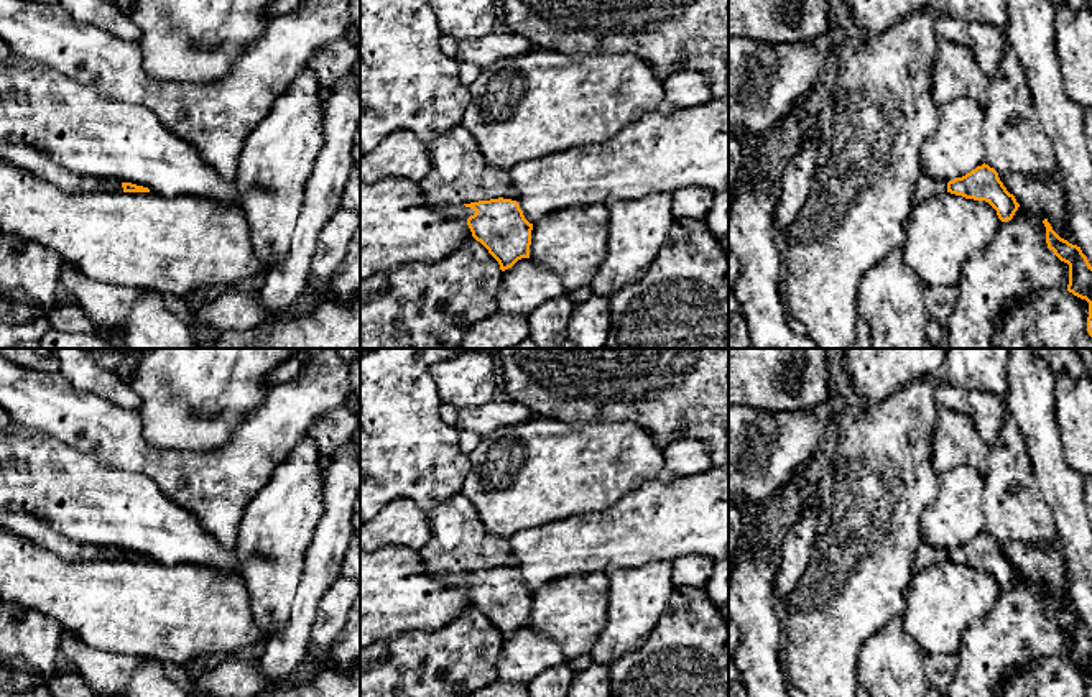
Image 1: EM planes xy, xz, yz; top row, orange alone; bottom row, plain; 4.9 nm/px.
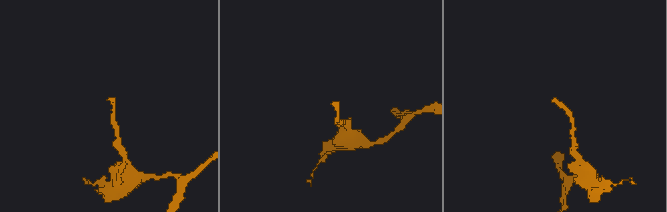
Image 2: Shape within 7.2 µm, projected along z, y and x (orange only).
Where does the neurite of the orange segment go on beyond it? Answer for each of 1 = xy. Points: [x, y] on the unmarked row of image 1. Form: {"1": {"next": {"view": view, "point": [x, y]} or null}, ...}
{"1": {"next": {"view": "xy", "point": [33, 528]}}}

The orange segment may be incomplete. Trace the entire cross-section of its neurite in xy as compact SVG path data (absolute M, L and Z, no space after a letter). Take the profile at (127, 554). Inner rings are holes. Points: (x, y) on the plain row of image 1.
M0 506L0 526L15 531L16 534L49 549L64 561L150 561L148 556L132 551L118 551L92 544L69 541L61 533L53 529L46 521L25 513L5 510Z

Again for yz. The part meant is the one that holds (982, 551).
M985 531L965 544L956 546L949 551L936 549L929 542L923 541L914 556L913 575L931 564L942 561L951 561L974 569L985 569L997 579L1002 590L1011 589L1020 575L1015 564L1010 562L1000 549L998 541Z

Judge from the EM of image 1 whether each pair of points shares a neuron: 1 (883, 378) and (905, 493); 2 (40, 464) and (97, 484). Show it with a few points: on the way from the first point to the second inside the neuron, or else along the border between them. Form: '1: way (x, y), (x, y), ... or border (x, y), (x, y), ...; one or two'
1: border (921, 377), (910, 378), (883, 398), (867, 405); two
2: way (55, 479), (60, 484), (83, 484); one

